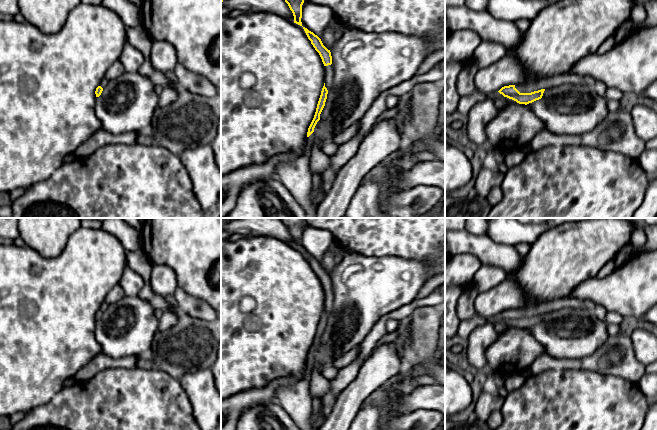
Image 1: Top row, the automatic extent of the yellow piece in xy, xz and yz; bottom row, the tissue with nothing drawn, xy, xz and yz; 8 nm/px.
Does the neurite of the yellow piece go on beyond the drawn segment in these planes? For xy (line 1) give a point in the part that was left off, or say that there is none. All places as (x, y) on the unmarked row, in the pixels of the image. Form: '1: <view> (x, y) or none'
1: none

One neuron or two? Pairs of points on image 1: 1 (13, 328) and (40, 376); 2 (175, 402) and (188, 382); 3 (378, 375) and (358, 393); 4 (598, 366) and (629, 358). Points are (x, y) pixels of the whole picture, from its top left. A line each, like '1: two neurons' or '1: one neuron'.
1: one neuron
2: two neurons
3: one neuron
4: one neuron

